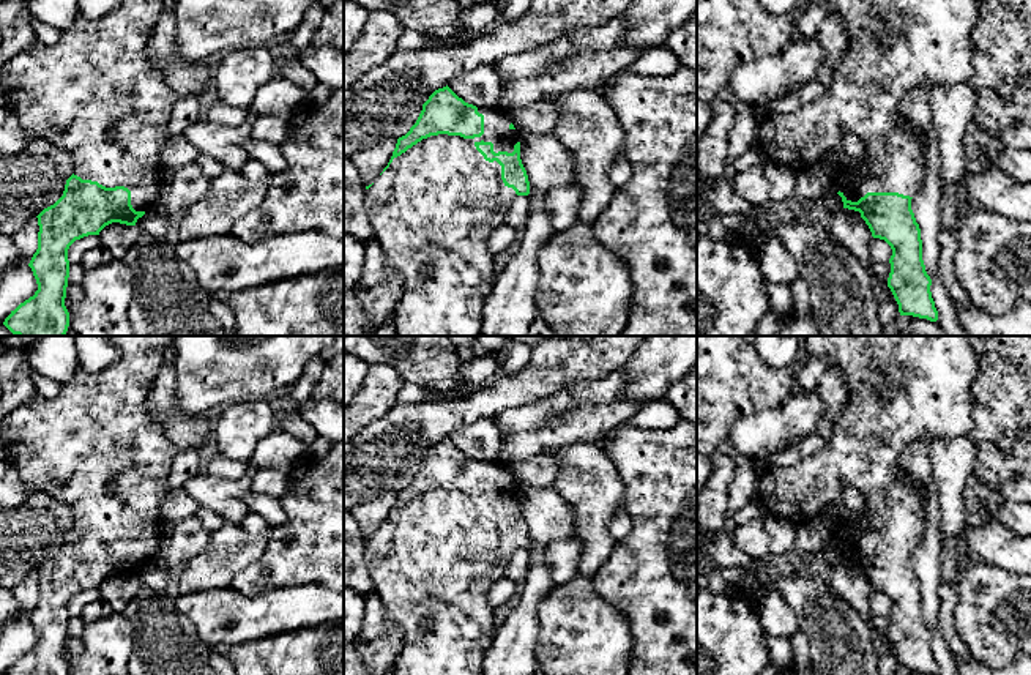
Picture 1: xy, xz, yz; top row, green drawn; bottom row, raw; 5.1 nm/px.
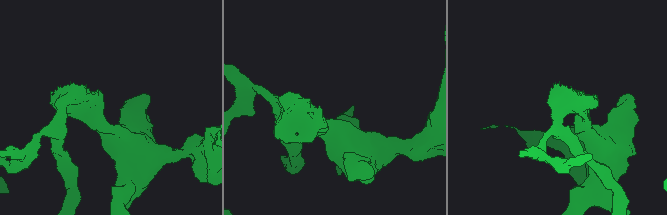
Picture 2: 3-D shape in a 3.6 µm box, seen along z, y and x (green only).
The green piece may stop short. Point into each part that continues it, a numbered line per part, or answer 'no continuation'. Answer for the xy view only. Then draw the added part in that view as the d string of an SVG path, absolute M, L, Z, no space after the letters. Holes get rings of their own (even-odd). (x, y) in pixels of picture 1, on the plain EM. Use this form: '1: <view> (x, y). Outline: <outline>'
1: xy (95, 447). Outline: M107 336L121 352L120 360L95 374L77 366L69 382L60 383L54 399L36 394L13 410L0 432L6 457L27 492L41 490L66 503L73 513L74 528L98 535L106 541L125 539L131 544L136 565L148 566L166 535L161 525L161 503L169 497L167 478L177 456L177 446L167 438L162 424L147 408L151 383L162 367L162 356L175 336Z

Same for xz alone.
1: xz (432, 563). Outline: M478 461L484 468L484 487L475 492L438 487L422 492L377 530L366 543L364 560L374 580L386 617L400 628L402 645L394 661L396 675L482 675L482 659L495 636L495 607L489 602L490 587L504 576L506 566L517 550L501 533L501 519L489 516L476 503L476 495L492 495L493 505L514 505L522 489L511 483L506 464Z

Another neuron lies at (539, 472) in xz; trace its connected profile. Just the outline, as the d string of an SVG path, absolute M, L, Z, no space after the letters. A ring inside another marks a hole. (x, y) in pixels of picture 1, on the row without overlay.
M538 454L508 465L516 484L522 489L550 489L560 468L555 454Z

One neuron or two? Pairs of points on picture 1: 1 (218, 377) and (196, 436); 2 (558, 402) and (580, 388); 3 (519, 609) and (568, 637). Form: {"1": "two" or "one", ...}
{"1": "two", "2": "two", "3": "two"}

